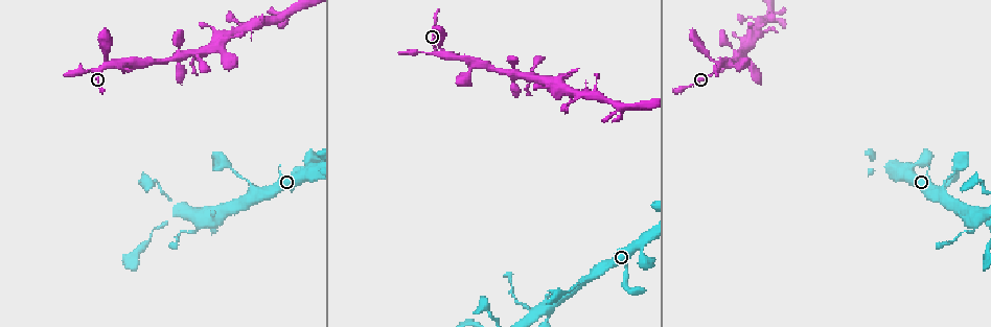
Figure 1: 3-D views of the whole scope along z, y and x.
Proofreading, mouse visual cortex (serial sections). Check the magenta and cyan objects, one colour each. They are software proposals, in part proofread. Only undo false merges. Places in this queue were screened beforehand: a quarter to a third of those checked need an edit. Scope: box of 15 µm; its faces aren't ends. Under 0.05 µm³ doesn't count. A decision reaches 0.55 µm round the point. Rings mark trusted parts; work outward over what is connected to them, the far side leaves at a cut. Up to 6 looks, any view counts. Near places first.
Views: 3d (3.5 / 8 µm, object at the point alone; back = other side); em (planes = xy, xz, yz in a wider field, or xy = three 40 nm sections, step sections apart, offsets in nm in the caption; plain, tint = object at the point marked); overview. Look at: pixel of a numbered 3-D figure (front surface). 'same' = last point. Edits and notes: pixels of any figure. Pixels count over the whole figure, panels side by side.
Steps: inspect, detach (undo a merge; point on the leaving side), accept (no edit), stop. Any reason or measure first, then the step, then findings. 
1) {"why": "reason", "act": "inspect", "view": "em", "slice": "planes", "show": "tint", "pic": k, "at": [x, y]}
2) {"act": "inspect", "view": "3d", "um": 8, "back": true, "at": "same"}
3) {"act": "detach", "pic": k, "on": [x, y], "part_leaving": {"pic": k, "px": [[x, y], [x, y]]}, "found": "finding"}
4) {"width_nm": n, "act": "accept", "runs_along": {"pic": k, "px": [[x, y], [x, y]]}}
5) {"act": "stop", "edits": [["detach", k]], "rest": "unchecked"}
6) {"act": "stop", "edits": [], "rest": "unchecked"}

{"why": "three-way junction", "act": "inspect", "view": "3d", "um": 3.5, "pic": 1, "at": [443, 54]}

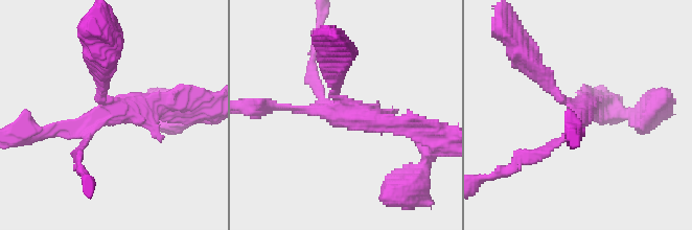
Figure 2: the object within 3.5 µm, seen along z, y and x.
{"why": "shape alone is not enough", "act": "inspect", "view": "em", "slice": "xy", "step": 1, "show": "tint", "pic": 2, "at": [578, 113]}

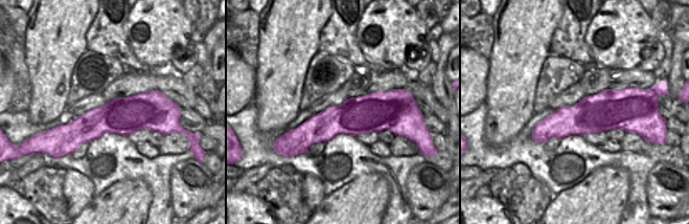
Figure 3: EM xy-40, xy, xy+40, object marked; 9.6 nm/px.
{"why": "cut it another way", "act": "inspect", "view": "em", "slice": "planes", "show": "tint", "at": "same"}

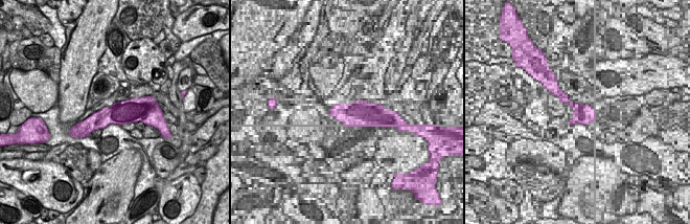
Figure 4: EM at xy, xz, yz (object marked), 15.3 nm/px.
{"act": "accept", "runs_along": {"pic": 4, "px": [[146, 109], [107, 115], [83, 125]]}, "found": "all the same cell"}

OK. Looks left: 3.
{"why": "sharp bend", "act": "inspect", "view": "3d", "um": 3.5, "back": true, "pic": 1, "at": [196, 57]}

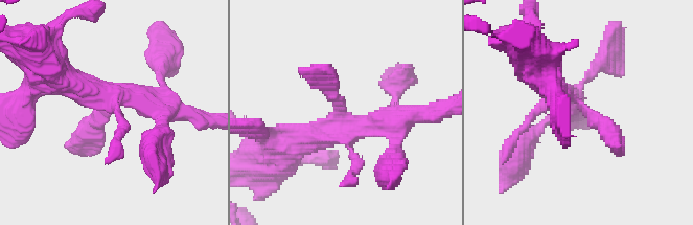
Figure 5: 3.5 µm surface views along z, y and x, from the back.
{"act": "inspect", "view": "em", "slice": "planes", "show": "tint", "pic": 5, "at": [578, 104]}

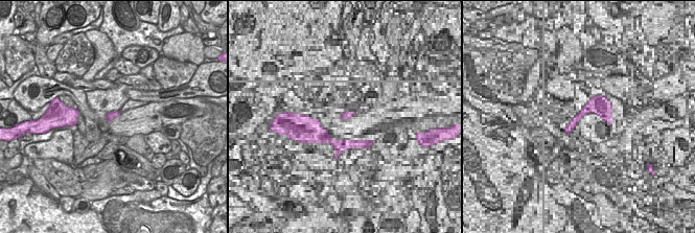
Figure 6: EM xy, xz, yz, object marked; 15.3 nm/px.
{"why": "another direction", "act": "inspect", "view": "em", "slice": "xy", "step": 3, "show": "tint", "at": "same"}

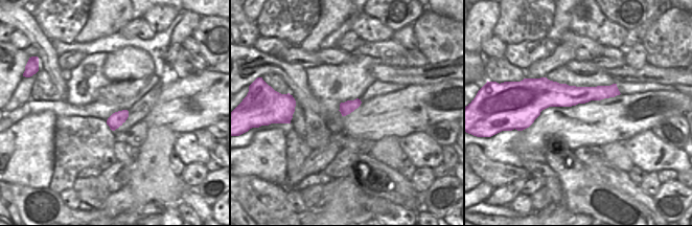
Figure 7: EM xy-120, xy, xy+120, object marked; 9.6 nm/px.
{"width_nm": 130, "act": "accept", "runs_along": {"pic": 5, "px": [[389, 121], [353, 130], [305, 71]]}, "found": "one cell here"}

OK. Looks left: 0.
{"act": "stop", "edits": [], "rest": "unchecked"}

